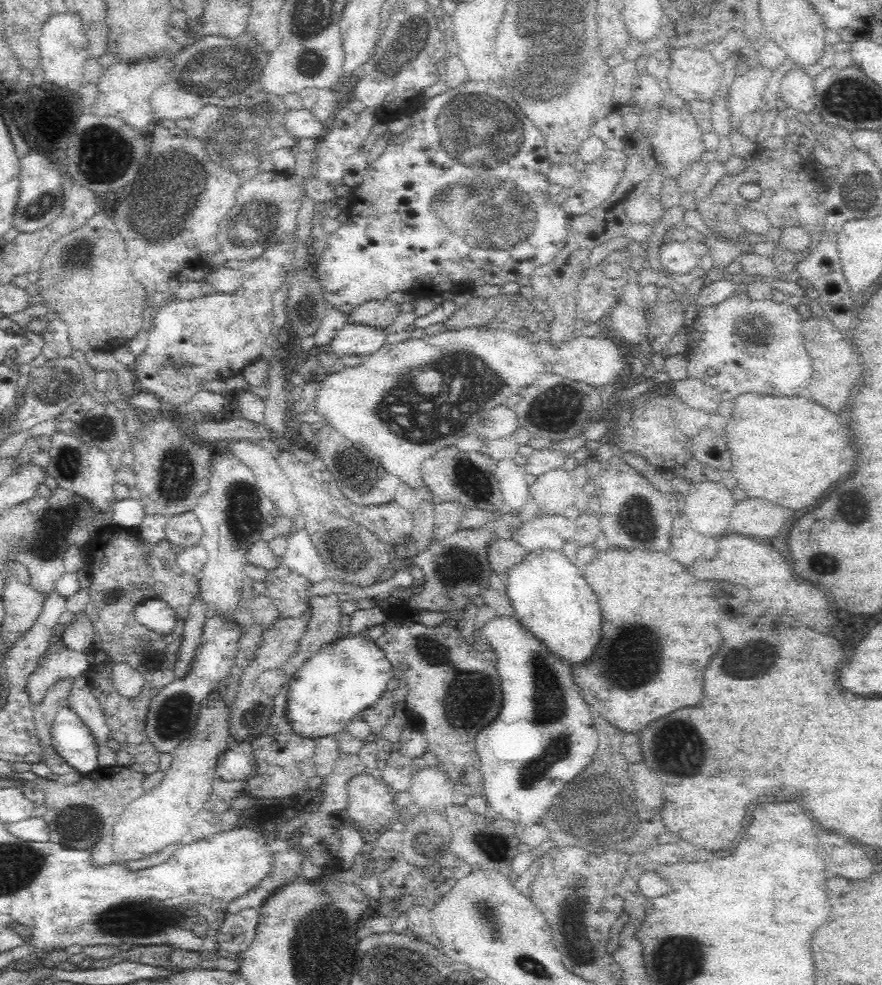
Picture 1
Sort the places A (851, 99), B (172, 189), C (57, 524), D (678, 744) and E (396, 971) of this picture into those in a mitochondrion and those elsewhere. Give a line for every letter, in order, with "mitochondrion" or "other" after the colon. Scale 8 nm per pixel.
A: mitochondrion
B: mitochondrion
C: mitochondrion
D: mitochondrion
E: mitochondrion

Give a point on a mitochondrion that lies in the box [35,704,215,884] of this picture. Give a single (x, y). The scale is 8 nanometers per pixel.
(74, 824)

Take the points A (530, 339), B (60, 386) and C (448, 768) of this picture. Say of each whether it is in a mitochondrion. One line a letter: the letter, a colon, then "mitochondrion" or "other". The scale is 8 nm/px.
A: other
B: mitochondrion
C: other

